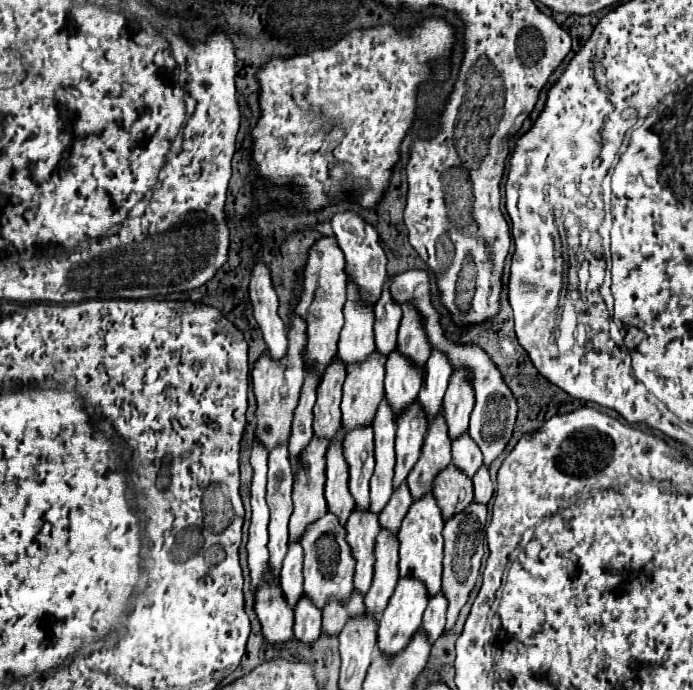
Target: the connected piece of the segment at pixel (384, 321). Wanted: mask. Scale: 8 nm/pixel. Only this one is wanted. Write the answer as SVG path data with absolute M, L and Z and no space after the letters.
M388 282L384 284L384 294L380 296L380 302L374 306L374 336L376 336L376 352L382 356L388 356L396 348L396 336L398 326L402 318L402 308L388 298Z

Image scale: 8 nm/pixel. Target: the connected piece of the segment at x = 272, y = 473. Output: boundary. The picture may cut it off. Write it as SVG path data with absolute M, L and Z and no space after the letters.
M276 446L268 456L268 508L270 508L270 572L278 580L282 560L288 550L288 520L292 514L292 472L288 466L288 448Z

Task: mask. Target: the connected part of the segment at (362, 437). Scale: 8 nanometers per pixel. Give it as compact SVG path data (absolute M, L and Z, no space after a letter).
M372 428L352 430L346 434L344 458L348 462L348 488L356 502L356 508L366 512L370 506L368 482L374 470L374 436Z

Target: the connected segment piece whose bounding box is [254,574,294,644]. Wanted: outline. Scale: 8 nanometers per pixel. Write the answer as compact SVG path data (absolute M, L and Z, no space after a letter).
M268 574L264 576L264 586L260 586L260 598L256 598L256 614L262 624L262 636L268 644L284 644L292 638L294 612L284 606L280 590L268 586Z

